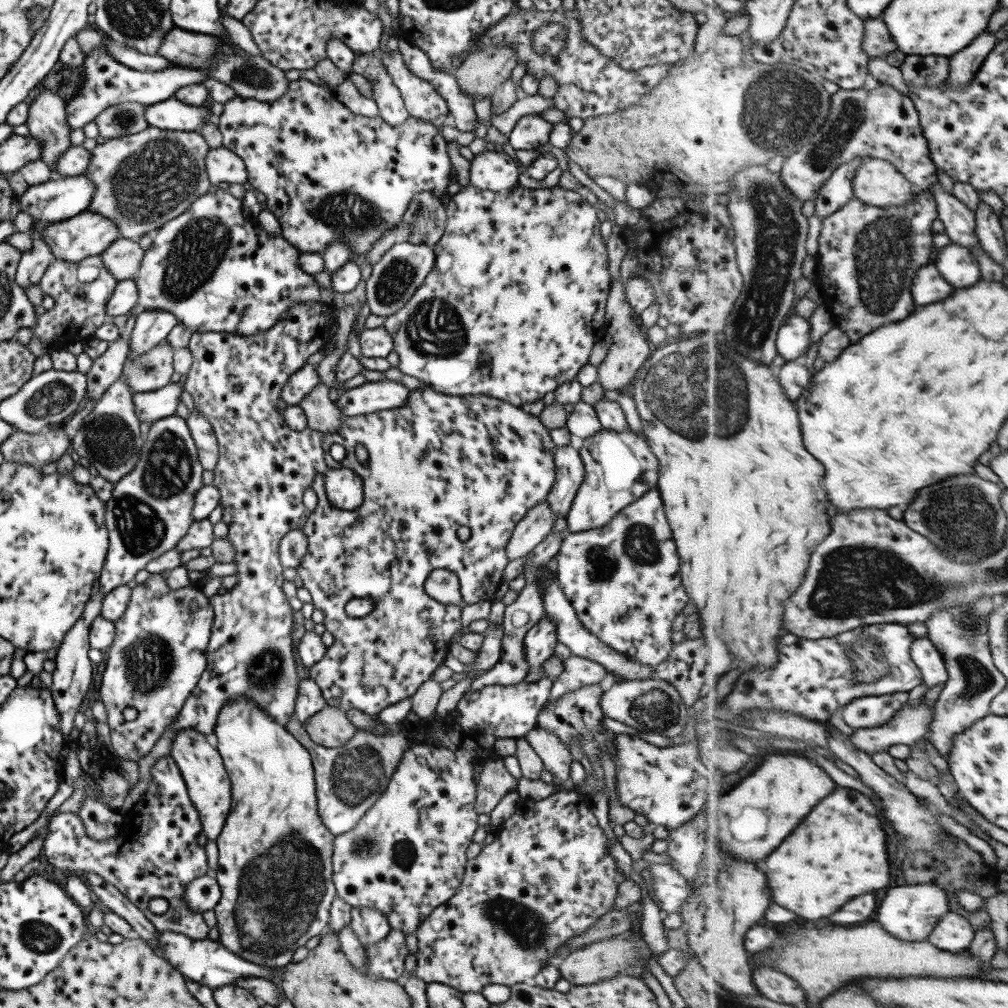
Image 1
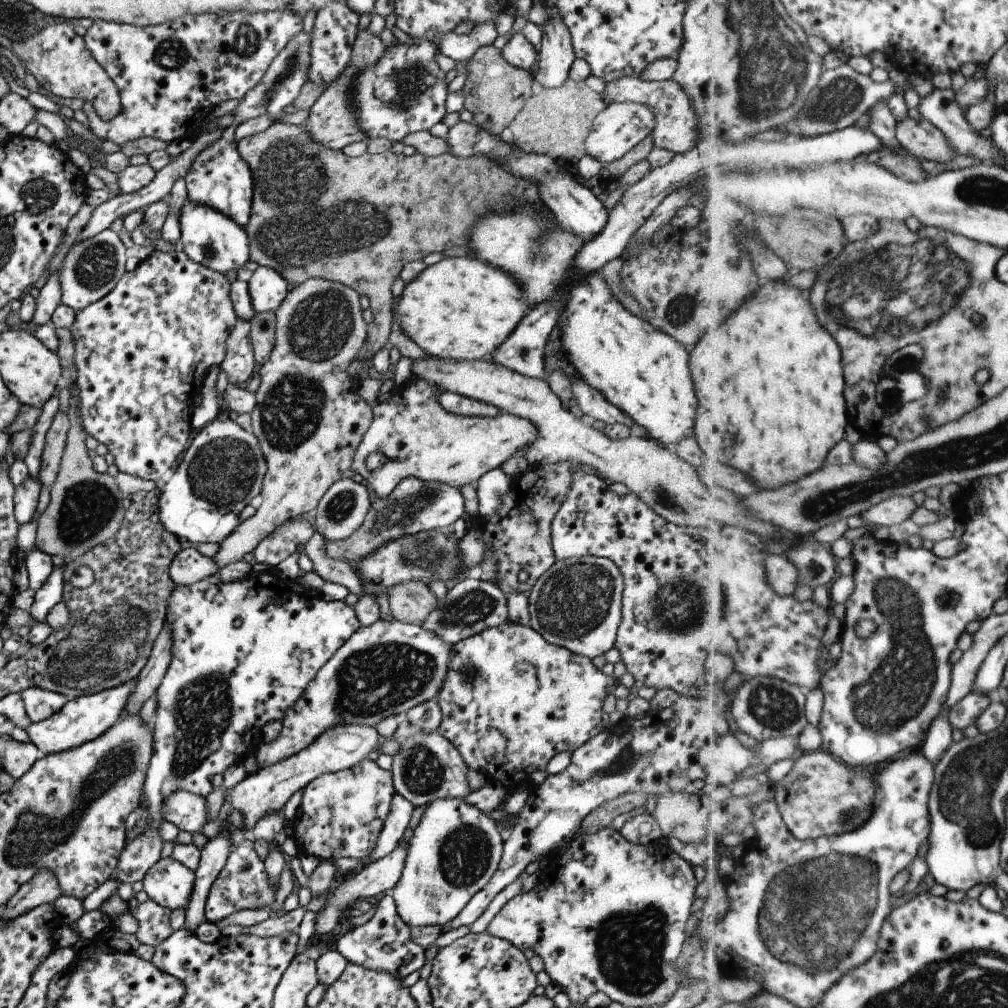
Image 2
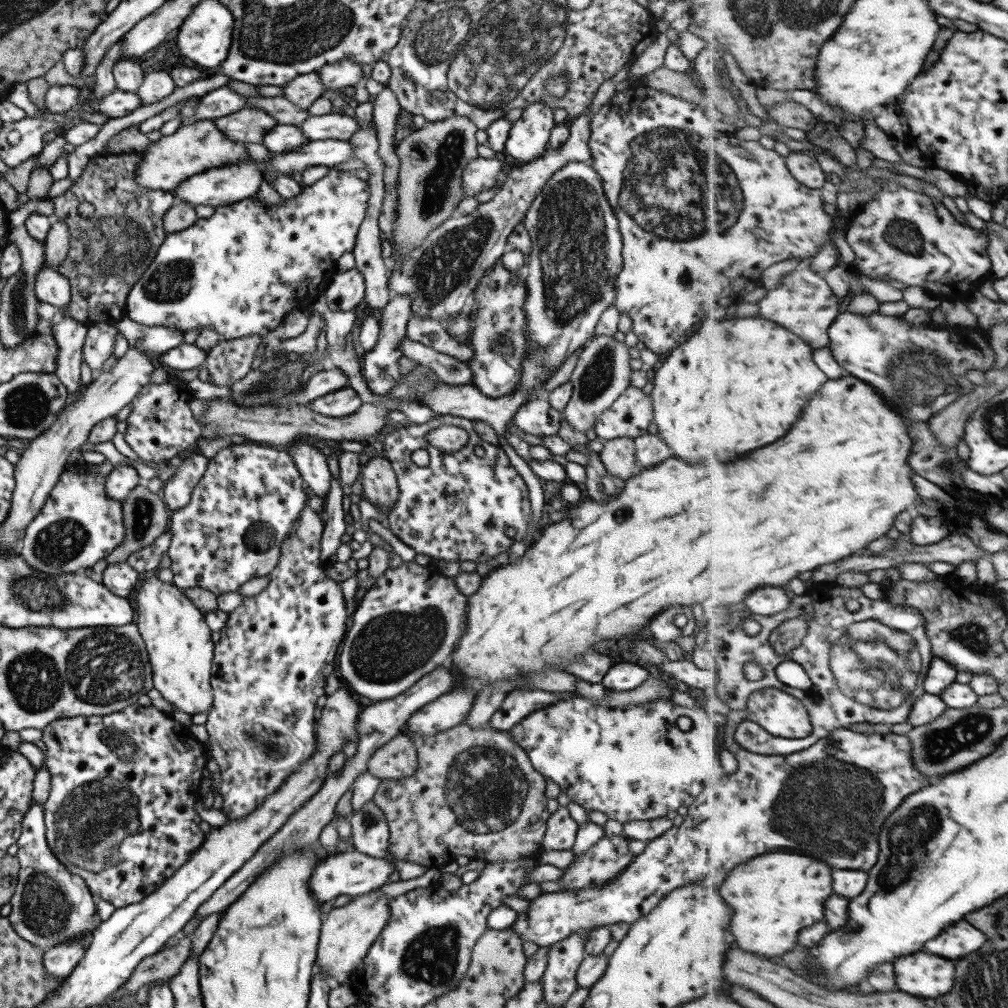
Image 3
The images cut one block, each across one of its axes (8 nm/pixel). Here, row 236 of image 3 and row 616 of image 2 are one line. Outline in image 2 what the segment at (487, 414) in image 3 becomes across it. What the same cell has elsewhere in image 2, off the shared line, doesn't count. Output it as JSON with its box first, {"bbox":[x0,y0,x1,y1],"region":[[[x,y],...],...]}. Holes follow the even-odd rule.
{"bbox":[526,555,623,659],"region":[[[585,555],[578,559],[556,560],[539,576],[526,594],[529,611],[528,626],[545,642],[566,648],[576,655],[592,659],[599,654],[605,654],[613,647],[621,620],[620,598],[623,587],[620,570],[608,558]]]}

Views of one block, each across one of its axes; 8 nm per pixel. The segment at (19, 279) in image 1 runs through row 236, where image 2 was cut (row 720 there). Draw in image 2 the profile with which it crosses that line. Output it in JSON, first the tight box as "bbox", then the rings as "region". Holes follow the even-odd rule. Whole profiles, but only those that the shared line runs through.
{"bbox":[20,687,68,723],"region":[[[29,687],[20,692],[24,711],[31,723],[36,723],[57,712],[68,700],[62,694]]]}

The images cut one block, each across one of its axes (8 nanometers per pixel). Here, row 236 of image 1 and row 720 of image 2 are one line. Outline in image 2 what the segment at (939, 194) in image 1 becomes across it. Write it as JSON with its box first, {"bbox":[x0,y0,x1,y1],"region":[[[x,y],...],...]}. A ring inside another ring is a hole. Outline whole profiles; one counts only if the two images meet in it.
{"bbox":[950,691,994,732],"region":[[[973,691],[968,694],[950,712],[950,723],[953,728],[966,732],[969,728],[976,726],[979,717],[990,707],[994,699],[994,696],[989,696],[981,691]]]}

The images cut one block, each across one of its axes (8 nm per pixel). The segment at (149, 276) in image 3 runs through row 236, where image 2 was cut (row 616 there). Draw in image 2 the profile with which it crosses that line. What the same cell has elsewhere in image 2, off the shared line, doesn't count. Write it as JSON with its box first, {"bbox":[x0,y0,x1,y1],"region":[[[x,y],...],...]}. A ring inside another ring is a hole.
{"bbox":[113,570,360,884],"region":[[[265,570],[260,572],[250,571],[249,574],[246,577],[243,577],[241,579],[237,579],[235,581],[230,582],[222,582],[219,579],[219,576],[217,574],[208,576],[207,578],[198,580],[197,582],[194,582],[190,585],[175,585],[173,587],[173,590],[169,593],[169,596],[166,600],[166,613],[165,613],[165,620],[163,624],[168,625],[168,629],[170,630],[170,635],[172,638],[171,641],[171,648],[170,648],[170,659],[168,667],[165,669],[165,672],[163,673],[163,676],[161,677],[159,686],[155,689],[154,696],[156,697],[156,703],[155,703],[155,712],[154,712],[154,718],[152,721],[152,749],[151,749],[151,756],[146,768],[146,773],[144,776],[144,783],[142,784],[142,791],[144,792],[144,811],[148,814],[148,828],[144,831],[142,835],[139,835],[138,837],[135,837],[130,843],[127,843],[125,845],[125,848],[120,852],[120,855],[118,856],[118,861],[116,862],[116,868],[113,870],[113,874],[116,876],[116,883],[119,884],[120,882],[126,882],[126,883],[132,883],[137,882],[137,880],[142,880],[142,878],[145,876],[145,873],[148,871],[148,868],[151,868],[153,864],[155,864],[159,859],[159,850],[161,848],[161,840],[158,836],[158,829],[159,825],[164,821],[163,815],[162,815],[162,800],[166,799],[167,795],[170,795],[172,792],[178,791],[178,790],[184,790],[190,793],[198,793],[203,794],[203,796],[207,796],[208,792],[211,792],[212,785],[211,785],[211,778],[212,776],[215,776],[215,774],[221,774],[227,767],[230,767],[233,765],[233,762],[237,760],[237,754],[243,758],[243,756],[247,756],[249,752],[253,752],[253,732],[260,732],[260,729],[262,725],[265,724],[265,722],[273,722],[273,720],[277,720],[277,722],[281,723],[282,718],[284,717],[285,711],[305,692],[305,689],[307,688],[307,685],[315,678],[316,672],[333,656],[333,653],[337,648],[339,648],[344,640],[347,640],[348,636],[351,636],[355,629],[358,629],[360,627],[359,621],[357,620],[357,617],[355,616],[354,610],[352,607],[345,605],[342,601],[326,601],[323,600],[321,596],[319,596],[317,593],[304,590],[302,589],[296,582],[295,579],[285,579],[281,580],[279,578],[279,575],[275,570]]]}

